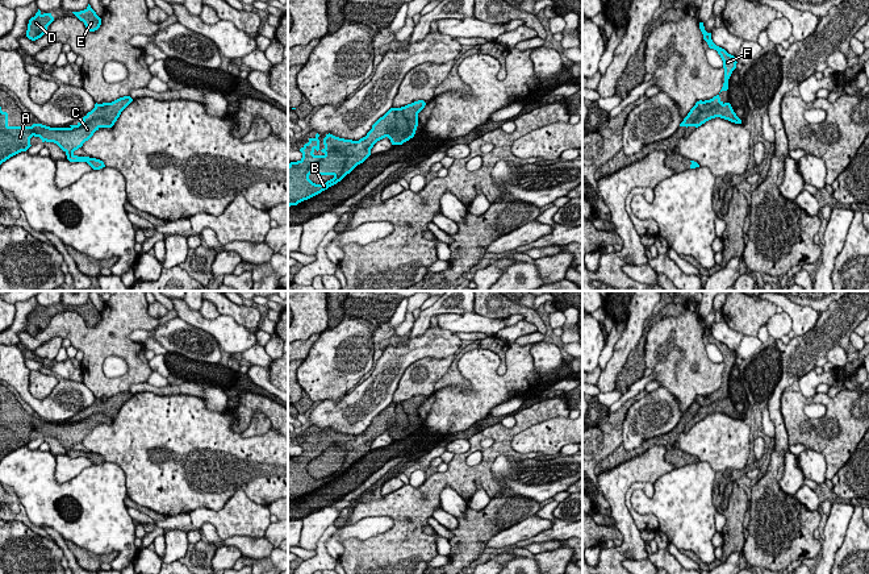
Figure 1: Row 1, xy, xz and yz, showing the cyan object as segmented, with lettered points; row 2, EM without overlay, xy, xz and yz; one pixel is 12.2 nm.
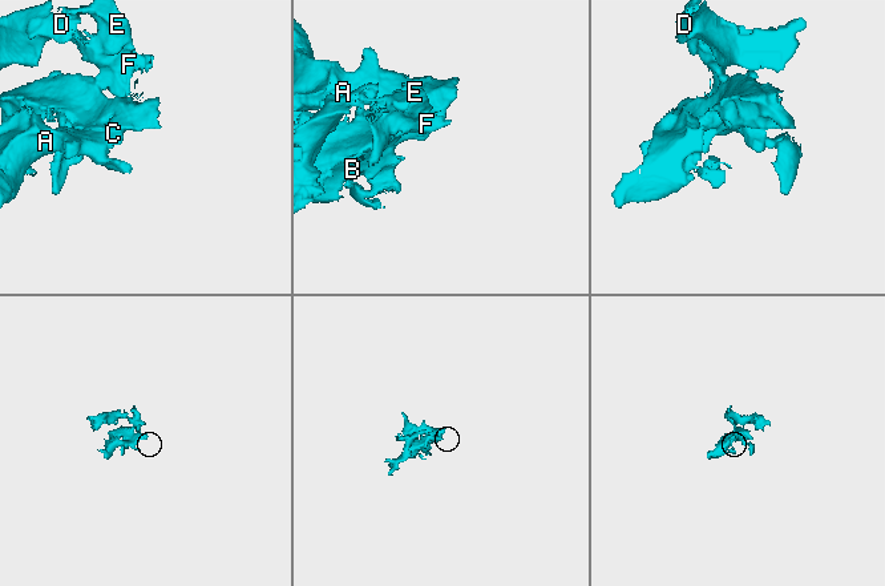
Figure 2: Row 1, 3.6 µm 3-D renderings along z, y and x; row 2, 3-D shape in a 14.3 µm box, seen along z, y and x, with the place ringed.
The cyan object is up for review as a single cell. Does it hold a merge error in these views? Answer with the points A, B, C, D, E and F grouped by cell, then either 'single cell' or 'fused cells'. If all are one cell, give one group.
A B C / D E F | fused cells

